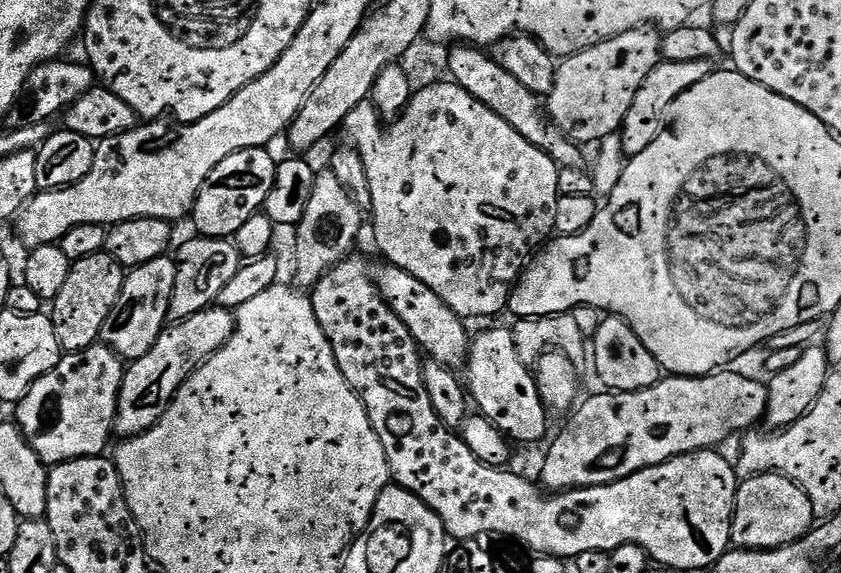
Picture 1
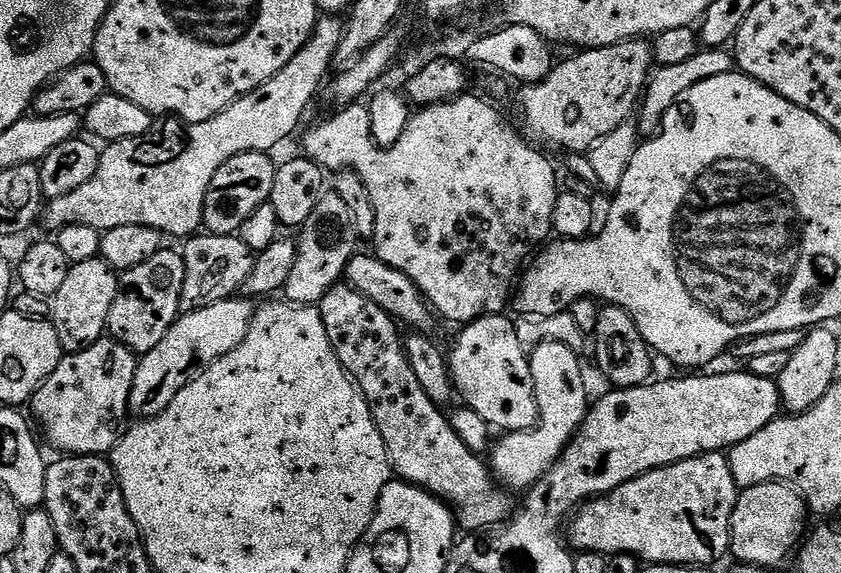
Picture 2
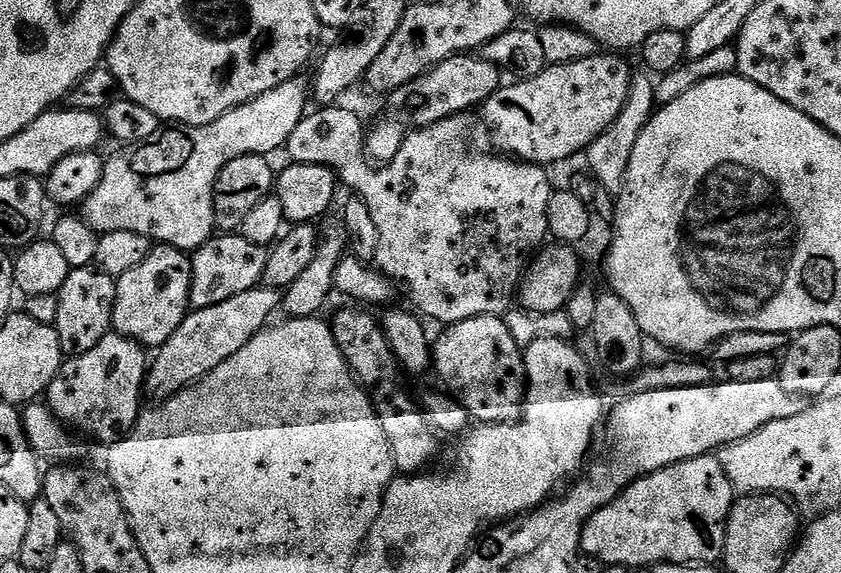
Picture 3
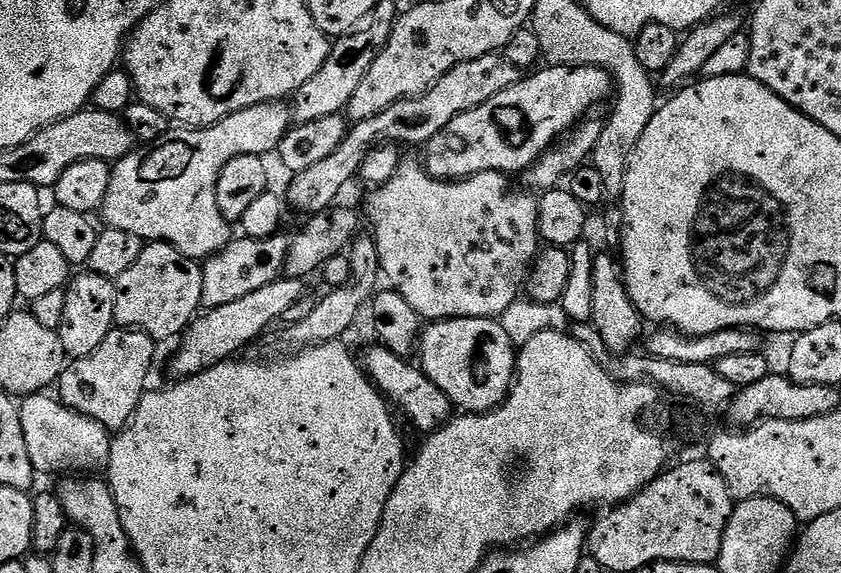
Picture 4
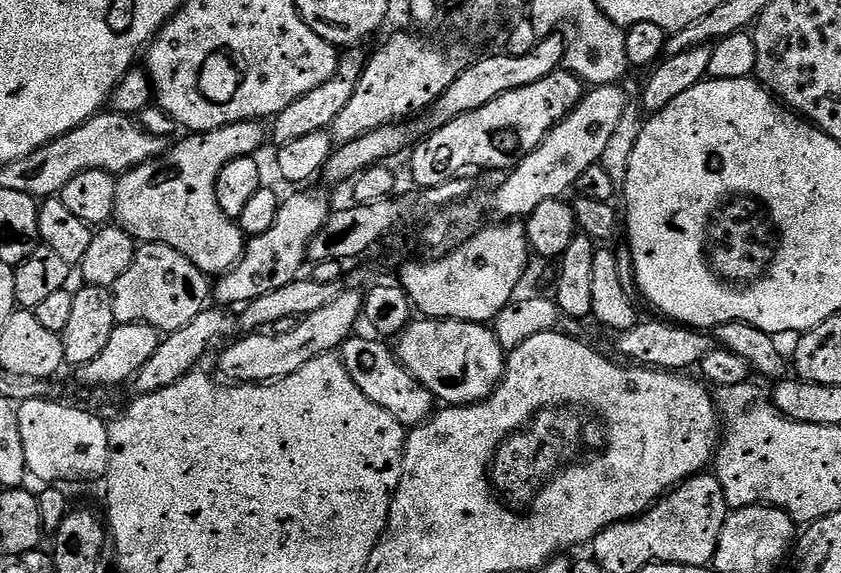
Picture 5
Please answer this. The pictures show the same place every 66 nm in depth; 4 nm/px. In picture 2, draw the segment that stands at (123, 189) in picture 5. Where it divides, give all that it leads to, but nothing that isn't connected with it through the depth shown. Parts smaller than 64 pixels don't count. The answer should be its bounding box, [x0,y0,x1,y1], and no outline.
[42,14,345,238]

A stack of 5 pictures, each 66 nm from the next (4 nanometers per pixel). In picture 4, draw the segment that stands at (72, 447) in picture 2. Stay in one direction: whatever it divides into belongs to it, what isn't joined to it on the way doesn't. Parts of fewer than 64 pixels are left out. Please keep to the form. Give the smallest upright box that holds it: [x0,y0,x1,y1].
[58,327,157,434]

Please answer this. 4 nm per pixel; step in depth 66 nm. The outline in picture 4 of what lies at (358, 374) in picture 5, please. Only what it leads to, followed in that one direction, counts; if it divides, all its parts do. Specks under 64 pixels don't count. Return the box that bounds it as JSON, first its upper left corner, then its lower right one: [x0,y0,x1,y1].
[362,346,454,434]

